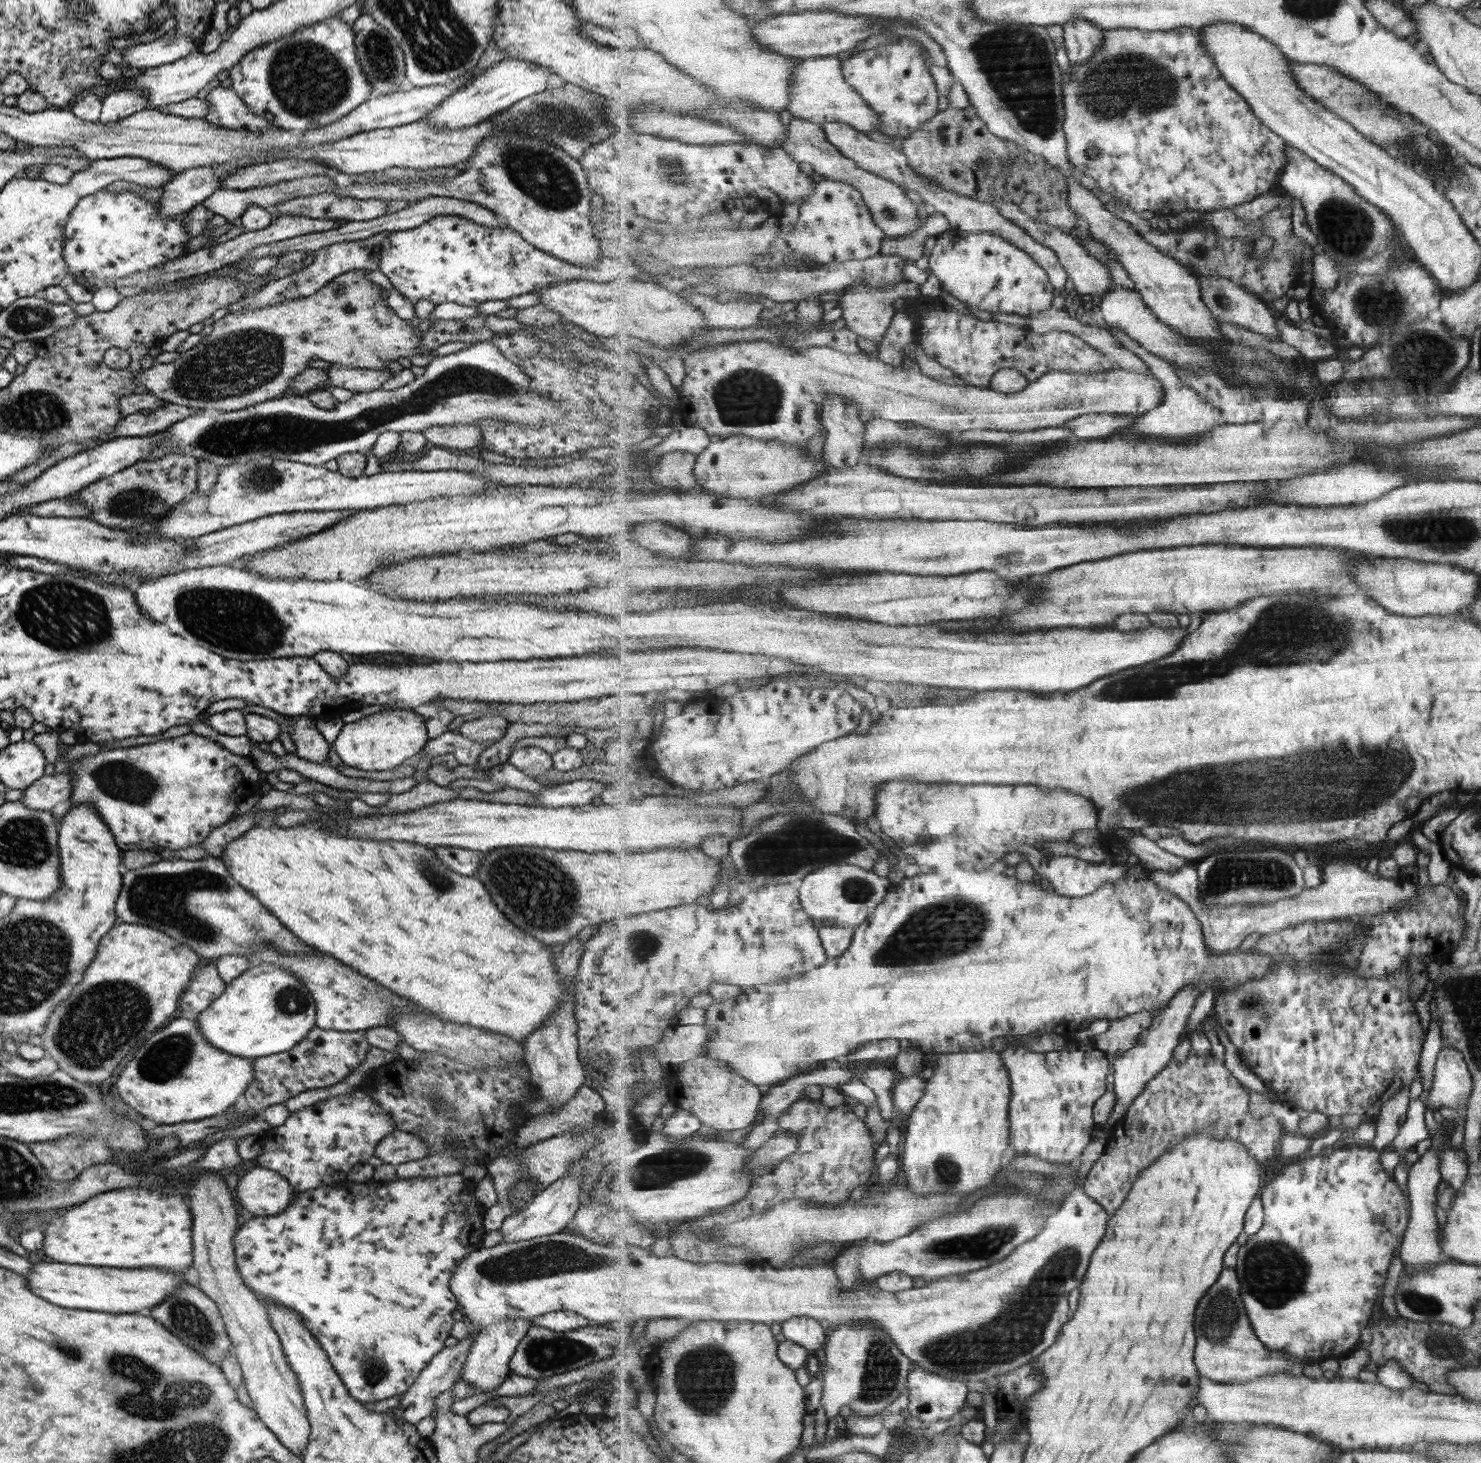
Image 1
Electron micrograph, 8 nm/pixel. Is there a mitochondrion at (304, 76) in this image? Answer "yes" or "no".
yes

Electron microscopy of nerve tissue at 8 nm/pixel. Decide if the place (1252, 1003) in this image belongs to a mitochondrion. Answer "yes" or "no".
yes

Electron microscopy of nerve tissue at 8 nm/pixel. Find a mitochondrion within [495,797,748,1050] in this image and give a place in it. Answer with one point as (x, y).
(645, 943)

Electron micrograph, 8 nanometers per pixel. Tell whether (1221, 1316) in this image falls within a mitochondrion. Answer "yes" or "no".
yes

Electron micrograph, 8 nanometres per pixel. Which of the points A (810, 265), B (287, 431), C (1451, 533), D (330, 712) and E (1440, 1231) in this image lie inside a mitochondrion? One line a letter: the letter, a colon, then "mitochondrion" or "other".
A: other
B: mitochondrion
C: mitochondrion
D: other
E: other

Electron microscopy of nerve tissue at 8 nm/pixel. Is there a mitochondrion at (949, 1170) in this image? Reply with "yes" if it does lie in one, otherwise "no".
yes

